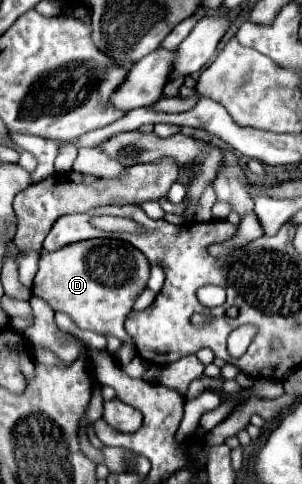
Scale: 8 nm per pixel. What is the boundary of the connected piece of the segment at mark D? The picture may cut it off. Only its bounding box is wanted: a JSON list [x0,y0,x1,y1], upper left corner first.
[32,239,150,345]

